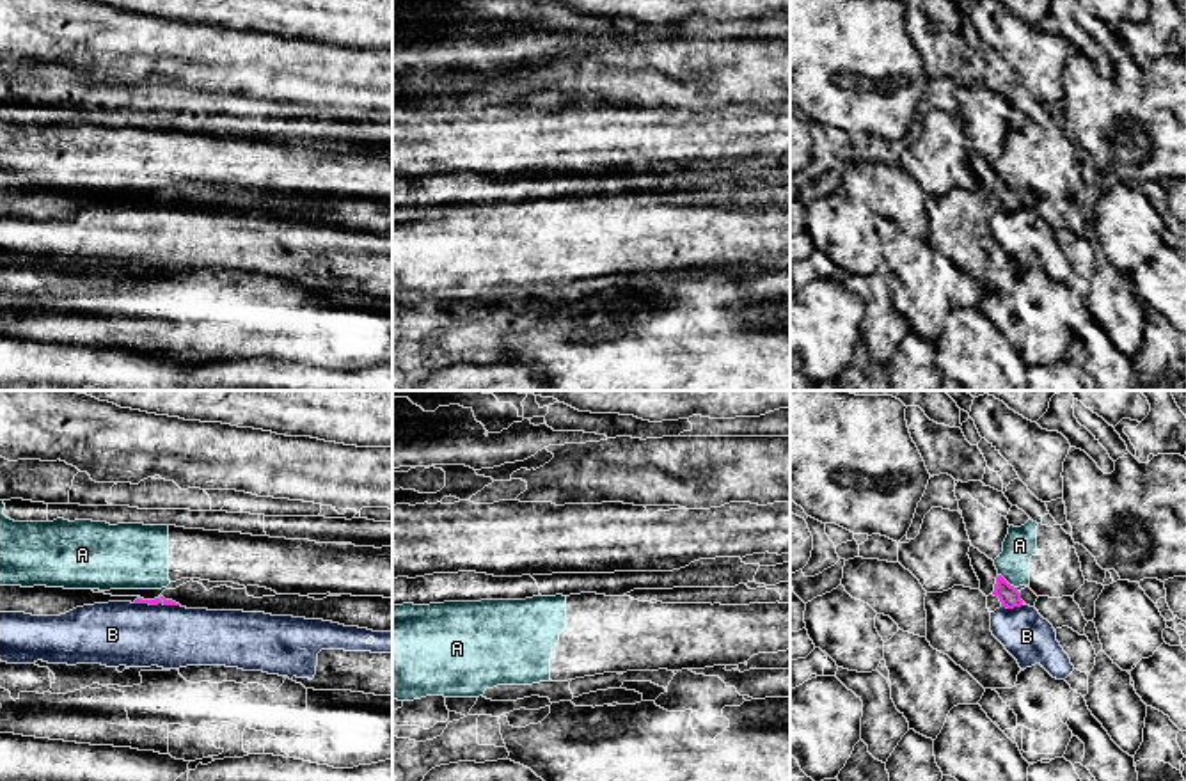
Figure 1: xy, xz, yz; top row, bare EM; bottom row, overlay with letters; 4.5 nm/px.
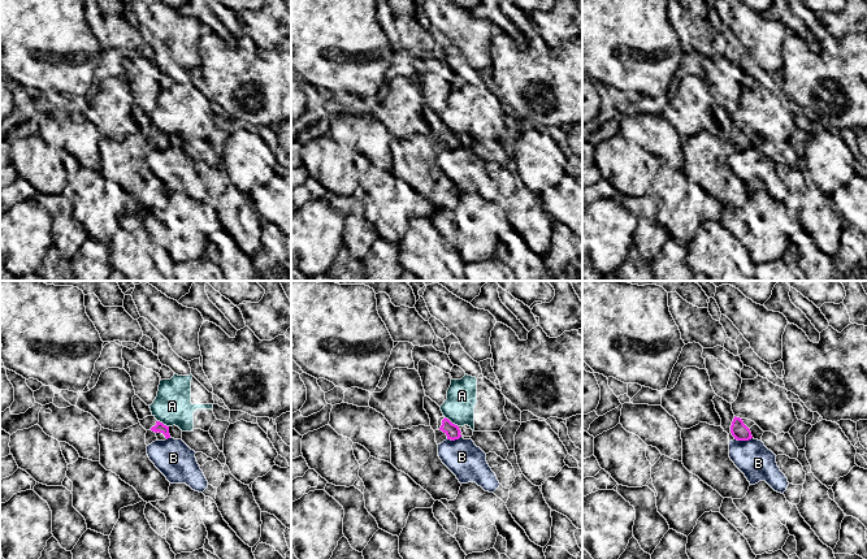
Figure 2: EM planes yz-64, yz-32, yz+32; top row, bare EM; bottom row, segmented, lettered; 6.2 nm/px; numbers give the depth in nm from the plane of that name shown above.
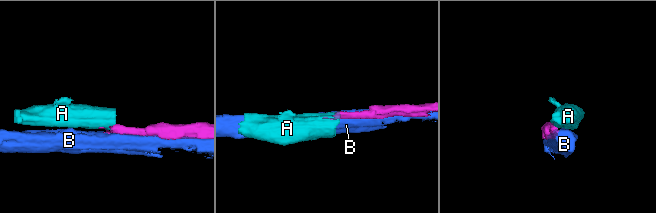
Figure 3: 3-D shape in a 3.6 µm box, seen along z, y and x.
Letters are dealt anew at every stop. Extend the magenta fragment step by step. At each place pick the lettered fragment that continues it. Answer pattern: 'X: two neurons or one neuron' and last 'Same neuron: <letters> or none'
A: two neurons
B: two neurons
Same neuron: none

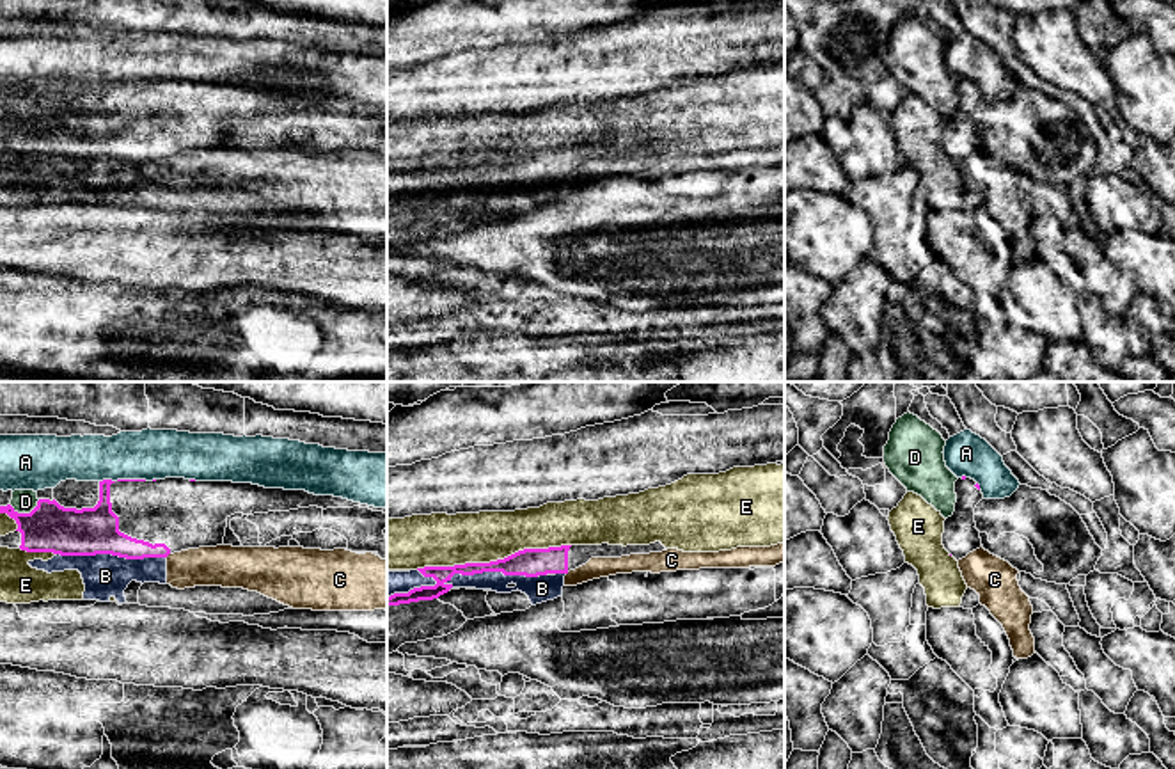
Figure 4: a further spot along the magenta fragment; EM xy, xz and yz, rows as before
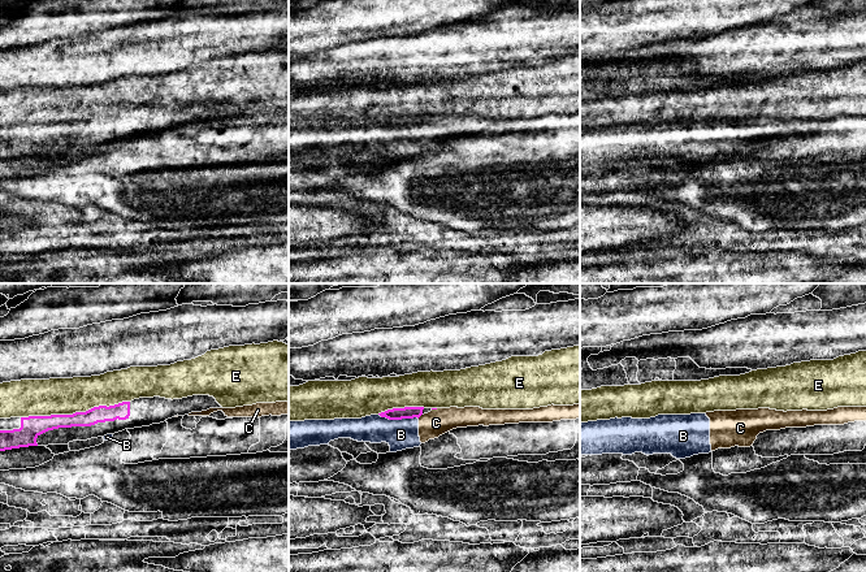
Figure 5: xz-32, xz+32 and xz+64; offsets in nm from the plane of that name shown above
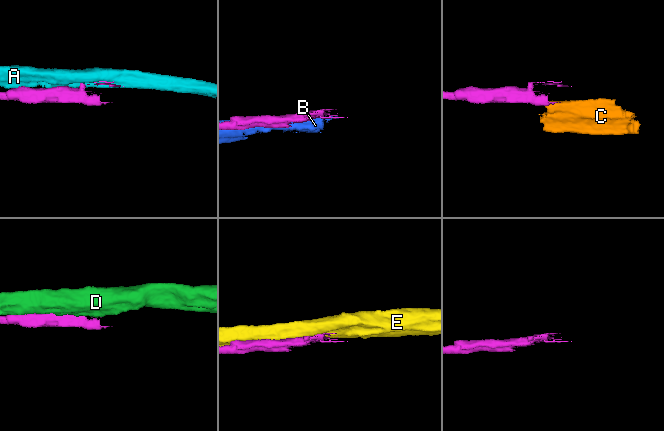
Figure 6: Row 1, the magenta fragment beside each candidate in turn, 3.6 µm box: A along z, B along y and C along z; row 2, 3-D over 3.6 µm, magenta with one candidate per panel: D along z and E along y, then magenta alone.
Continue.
A: two neurons
B: two neurons
C: two neurons
D: two neurons
E: two neurons
Same neuron: none

